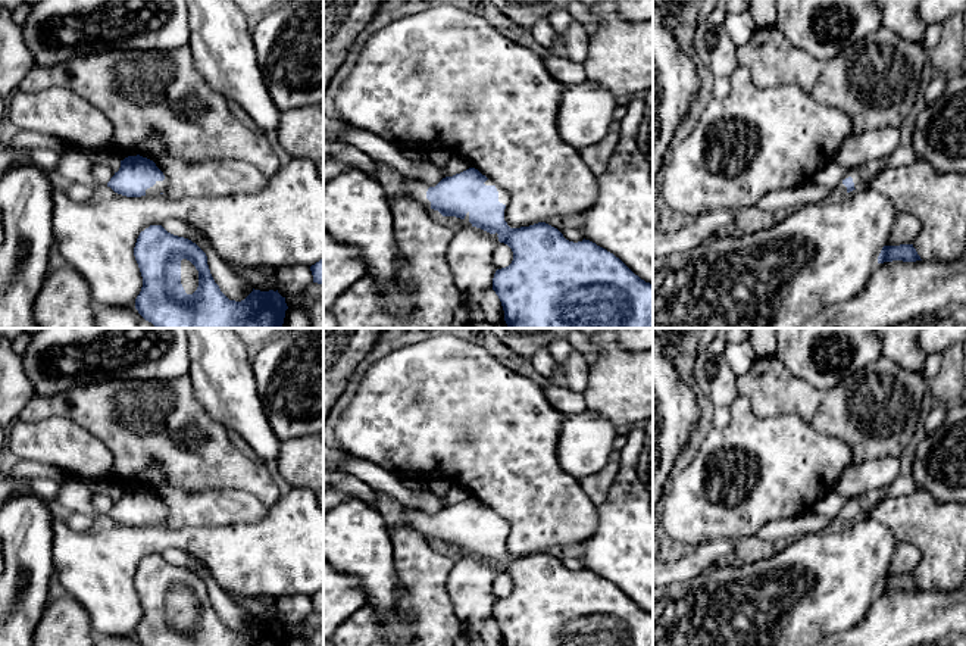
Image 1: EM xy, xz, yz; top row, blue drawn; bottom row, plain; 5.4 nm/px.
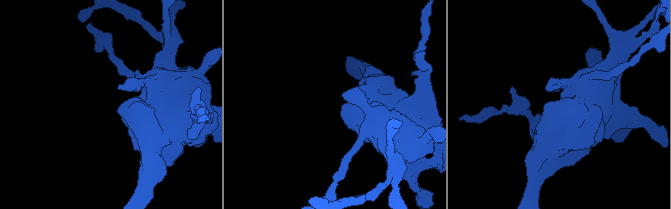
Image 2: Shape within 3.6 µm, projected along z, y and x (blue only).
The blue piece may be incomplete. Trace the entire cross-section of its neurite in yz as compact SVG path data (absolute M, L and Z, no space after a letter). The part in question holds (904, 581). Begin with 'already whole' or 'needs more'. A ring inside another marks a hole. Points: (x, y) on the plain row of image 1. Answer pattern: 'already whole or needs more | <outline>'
already whole | M913 574L884 575L878 586L878 593L892 592L892 590L916 592L922 589L917 584Z

